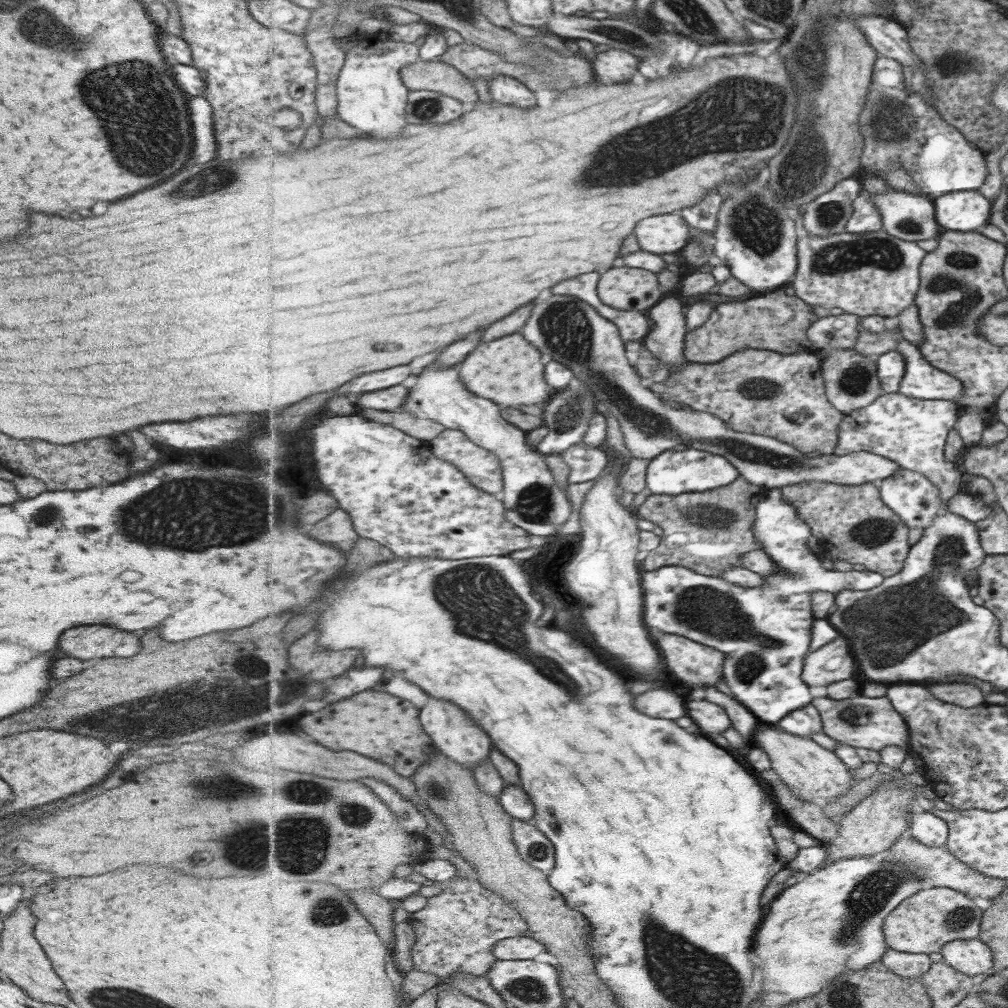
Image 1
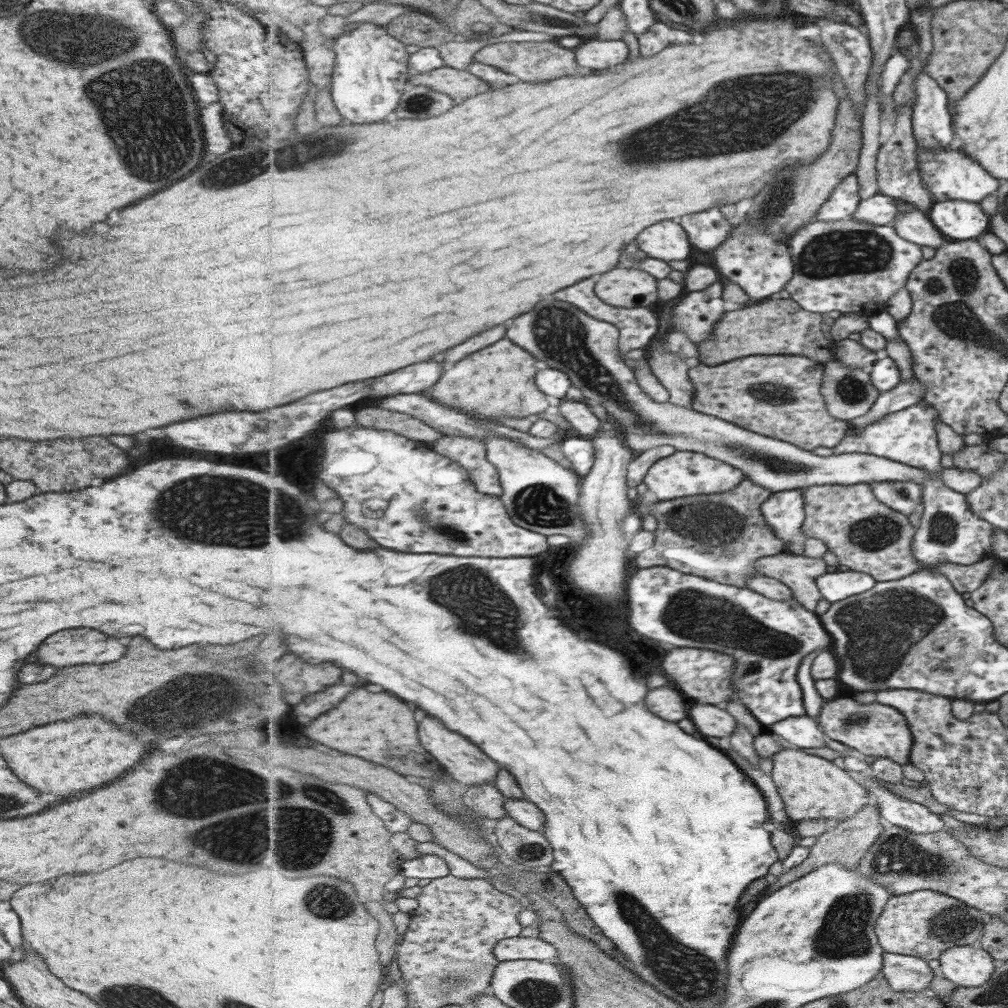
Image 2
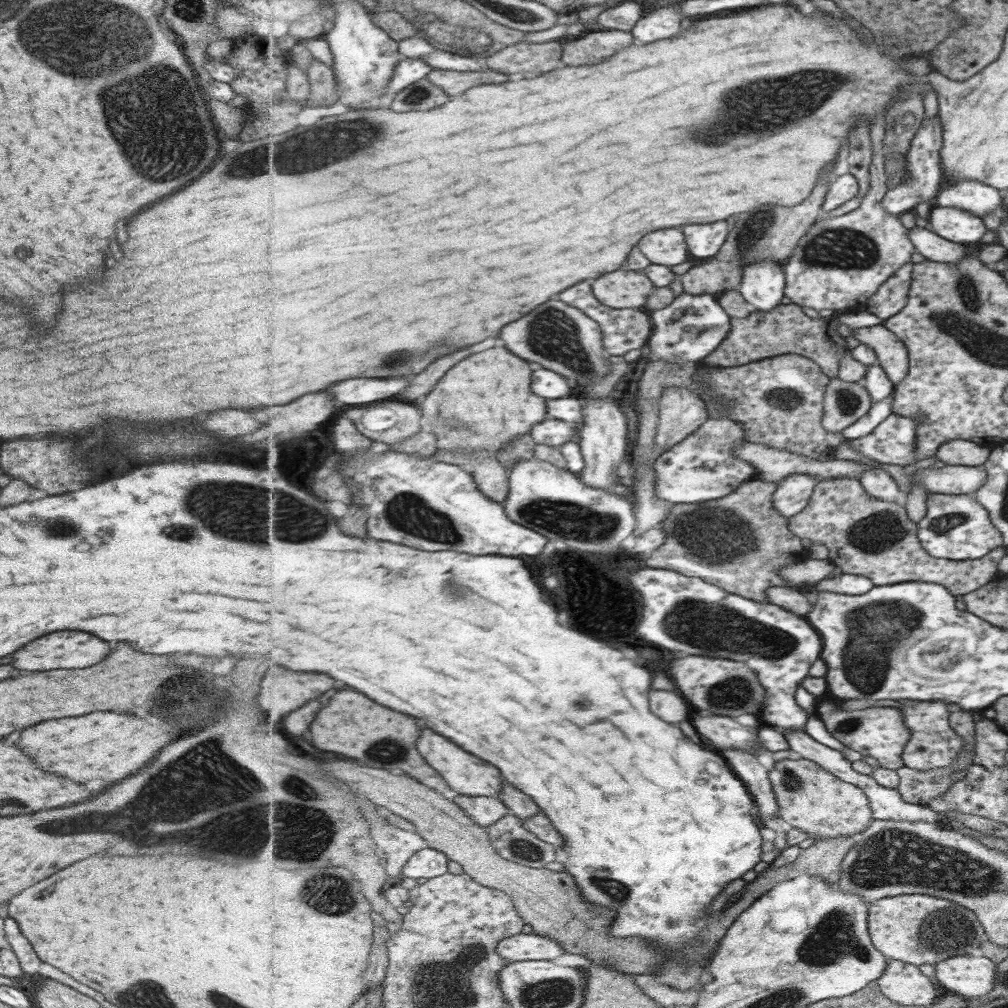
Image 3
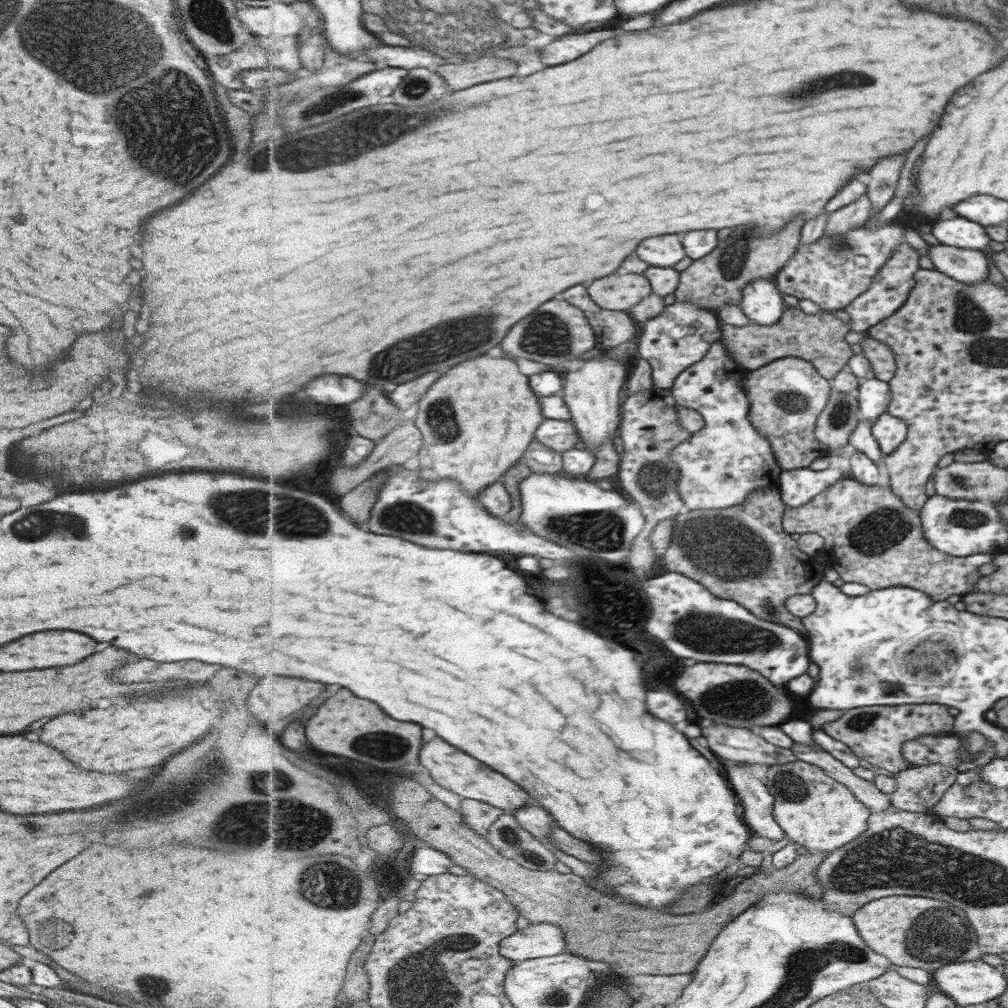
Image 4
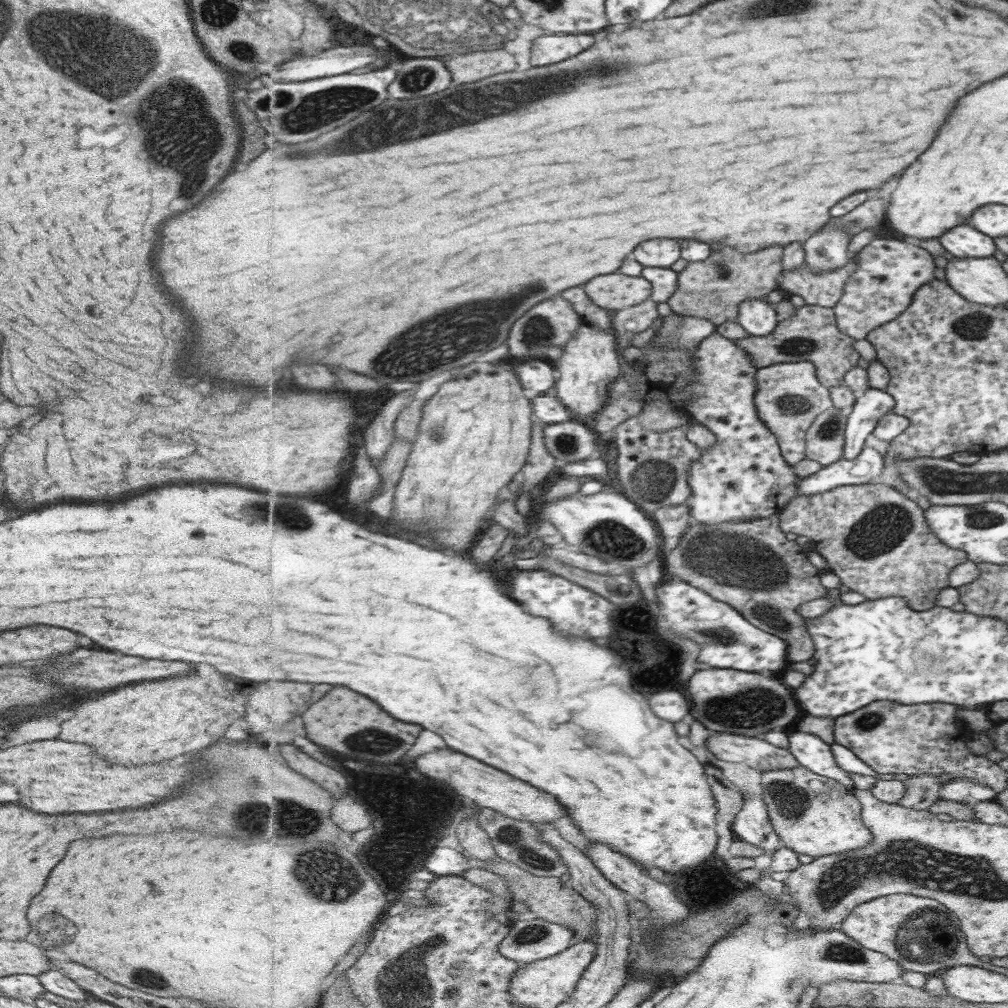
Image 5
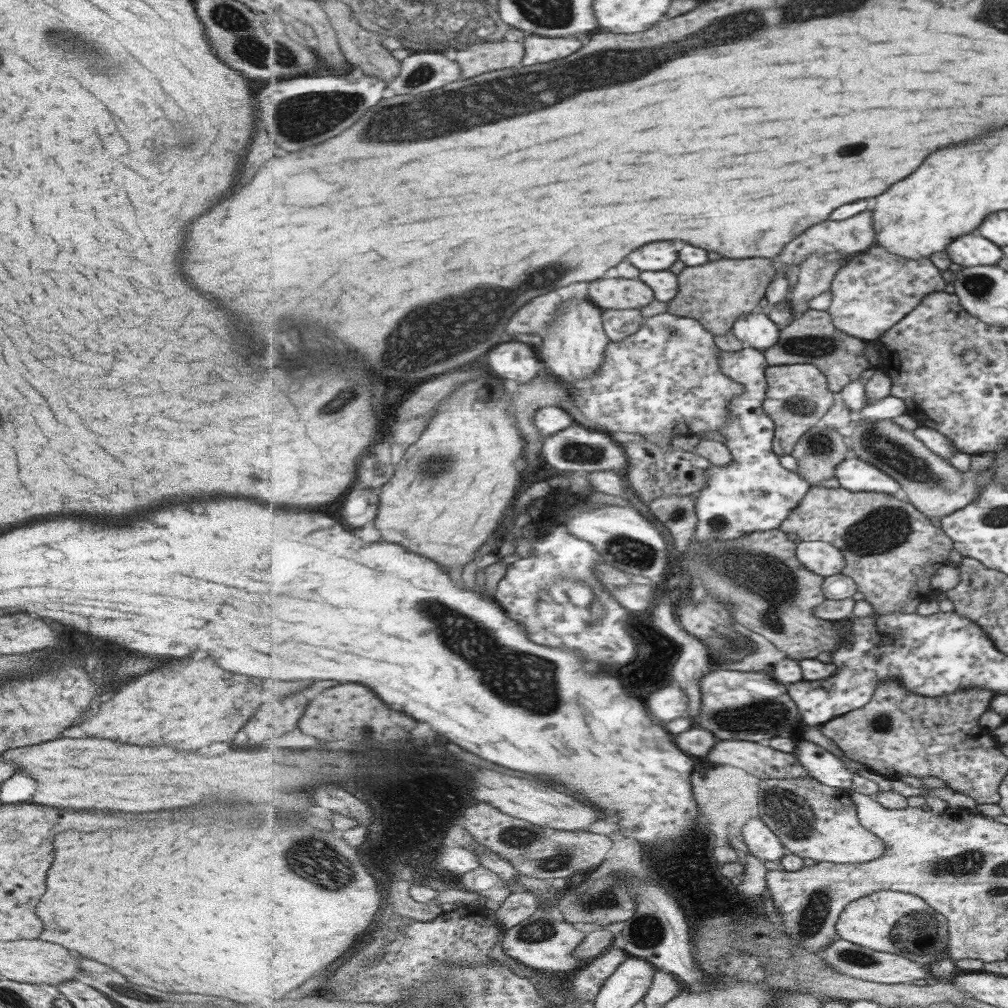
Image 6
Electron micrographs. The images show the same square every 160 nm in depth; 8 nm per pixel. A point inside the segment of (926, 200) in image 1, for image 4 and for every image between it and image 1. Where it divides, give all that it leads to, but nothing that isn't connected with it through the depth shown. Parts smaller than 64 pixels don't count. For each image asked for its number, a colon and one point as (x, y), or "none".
2: (914, 225)
3: (932, 247)
4: (968, 266)

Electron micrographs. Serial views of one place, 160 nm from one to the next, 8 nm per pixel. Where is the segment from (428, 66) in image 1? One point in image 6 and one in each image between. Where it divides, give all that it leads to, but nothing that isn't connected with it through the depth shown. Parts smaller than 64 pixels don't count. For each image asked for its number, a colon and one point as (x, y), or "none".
2: (460, 84)
3: (455, 83)
4: (463, 74)
5: (473, 66)
6: (500, 53)

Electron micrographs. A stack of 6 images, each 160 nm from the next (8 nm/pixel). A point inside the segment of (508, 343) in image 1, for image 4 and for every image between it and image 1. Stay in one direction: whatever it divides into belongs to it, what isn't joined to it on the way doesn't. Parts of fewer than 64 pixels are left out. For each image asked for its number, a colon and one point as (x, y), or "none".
2: (499, 380)
3: (486, 400)
4: (479, 419)

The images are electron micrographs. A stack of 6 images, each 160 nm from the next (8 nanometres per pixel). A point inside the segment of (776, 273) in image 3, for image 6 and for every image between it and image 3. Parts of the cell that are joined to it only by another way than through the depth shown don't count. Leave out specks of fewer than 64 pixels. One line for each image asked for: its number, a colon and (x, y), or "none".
4: (763, 302)
5: (759, 317)
6: (757, 330)

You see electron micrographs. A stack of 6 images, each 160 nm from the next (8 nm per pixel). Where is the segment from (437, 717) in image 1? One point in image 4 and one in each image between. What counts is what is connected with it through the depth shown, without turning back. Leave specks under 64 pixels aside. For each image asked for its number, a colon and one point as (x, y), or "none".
2: (460, 758)
3: (464, 772)
4: (454, 770)

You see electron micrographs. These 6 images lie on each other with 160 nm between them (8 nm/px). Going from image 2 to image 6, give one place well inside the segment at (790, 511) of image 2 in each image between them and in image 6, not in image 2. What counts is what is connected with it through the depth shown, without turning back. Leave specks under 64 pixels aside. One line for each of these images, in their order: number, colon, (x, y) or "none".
3: (794, 493)
4: (798, 487)
5: (869, 464)
6: (854, 474)

